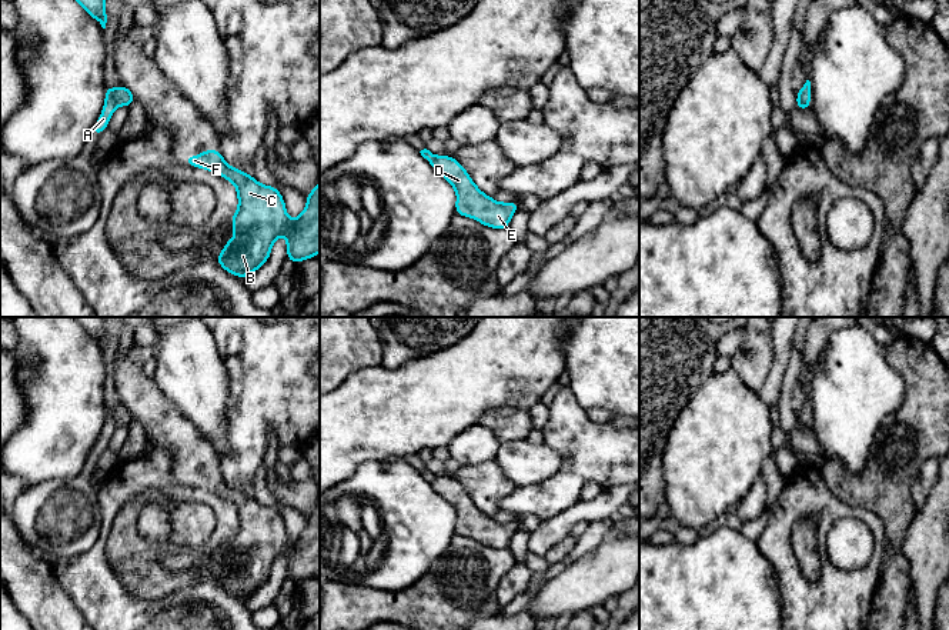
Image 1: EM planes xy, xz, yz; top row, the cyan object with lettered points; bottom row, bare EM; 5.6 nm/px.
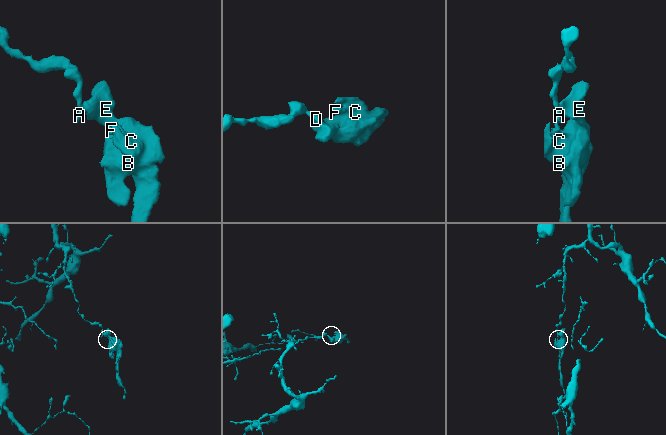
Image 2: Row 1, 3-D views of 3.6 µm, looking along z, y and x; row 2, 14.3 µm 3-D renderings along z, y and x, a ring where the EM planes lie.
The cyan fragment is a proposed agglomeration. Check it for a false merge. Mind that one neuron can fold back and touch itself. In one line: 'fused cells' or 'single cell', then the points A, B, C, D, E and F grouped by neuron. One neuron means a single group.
fused cells; A / B C D E F

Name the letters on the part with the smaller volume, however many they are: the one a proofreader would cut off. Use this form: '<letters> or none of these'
B, C, D, E, F

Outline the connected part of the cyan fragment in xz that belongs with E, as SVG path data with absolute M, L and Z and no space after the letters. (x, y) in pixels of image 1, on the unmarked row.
M450 476L435 477L431 486L455 509L455 534L497 550L508 549L512 534L519 529L517 521L498 523L484 514L461 483Z

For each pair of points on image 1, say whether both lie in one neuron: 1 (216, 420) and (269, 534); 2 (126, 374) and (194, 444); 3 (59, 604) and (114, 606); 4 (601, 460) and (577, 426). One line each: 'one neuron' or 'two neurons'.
1: two neurons
2: one neuron
3: two neurons
4: one neuron

